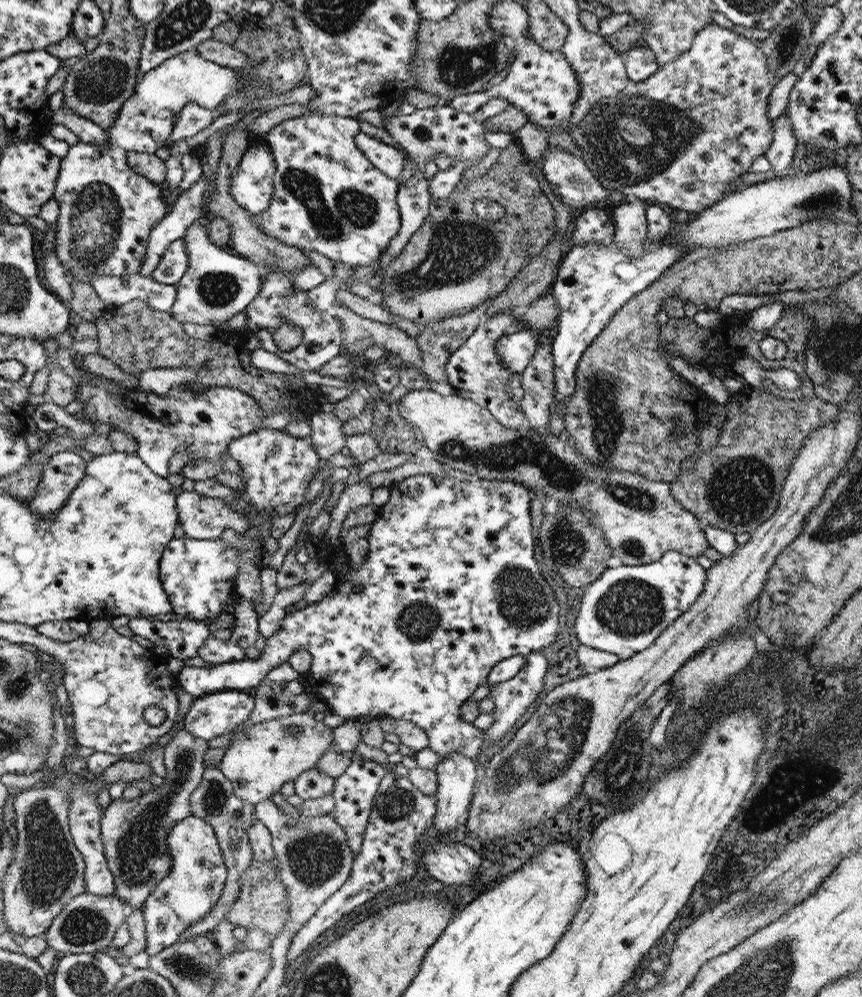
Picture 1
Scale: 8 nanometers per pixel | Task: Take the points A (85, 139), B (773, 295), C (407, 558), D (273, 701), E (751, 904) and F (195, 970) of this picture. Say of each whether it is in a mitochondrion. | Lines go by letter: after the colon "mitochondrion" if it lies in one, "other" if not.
A: other
B: other
C: other
D: other
E: mitochondrion
F: mitochondrion

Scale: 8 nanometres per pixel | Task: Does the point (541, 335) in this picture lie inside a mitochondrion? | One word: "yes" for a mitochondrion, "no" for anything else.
no

